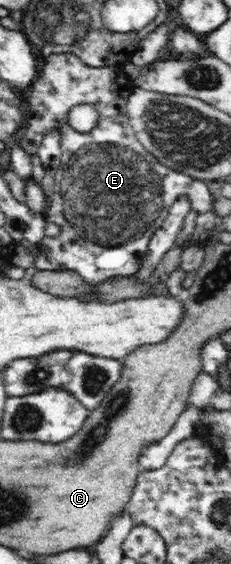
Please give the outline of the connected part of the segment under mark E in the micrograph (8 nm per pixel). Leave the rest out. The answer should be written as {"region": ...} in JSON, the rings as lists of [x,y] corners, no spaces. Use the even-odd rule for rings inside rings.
{"region":[[[74,53],[52,54],[45,57],[40,76],[33,82],[28,92],[28,122],[22,134],[19,146],[31,155],[32,178],[38,183],[43,182],[44,167],[39,161],[38,150],[43,136],[51,126],[59,126],[62,132],[62,156],[53,179],[53,195],[51,206],[44,210],[46,220],[62,227],[60,236],[46,236],[40,254],[36,256],[37,270],[72,270],[89,285],[99,285],[111,277],[136,275],[144,266],[148,244],[153,232],[164,222],[164,217],[172,208],[172,202],[182,194],[191,200],[191,209],[204,213],[212,209],[214,198],[208,187],[192,176],[178,174],[176,171],[161,164],[138,140],[130,126],[127,115],[128,96],[136,85],[133,78],[126,75],[122,66],[112,65],[104,68],[92,68],[80,60]],[[76,106],[94,108],[97,112],[96,124],[90,132],[78,132],[70,125],[68,116]]]}

